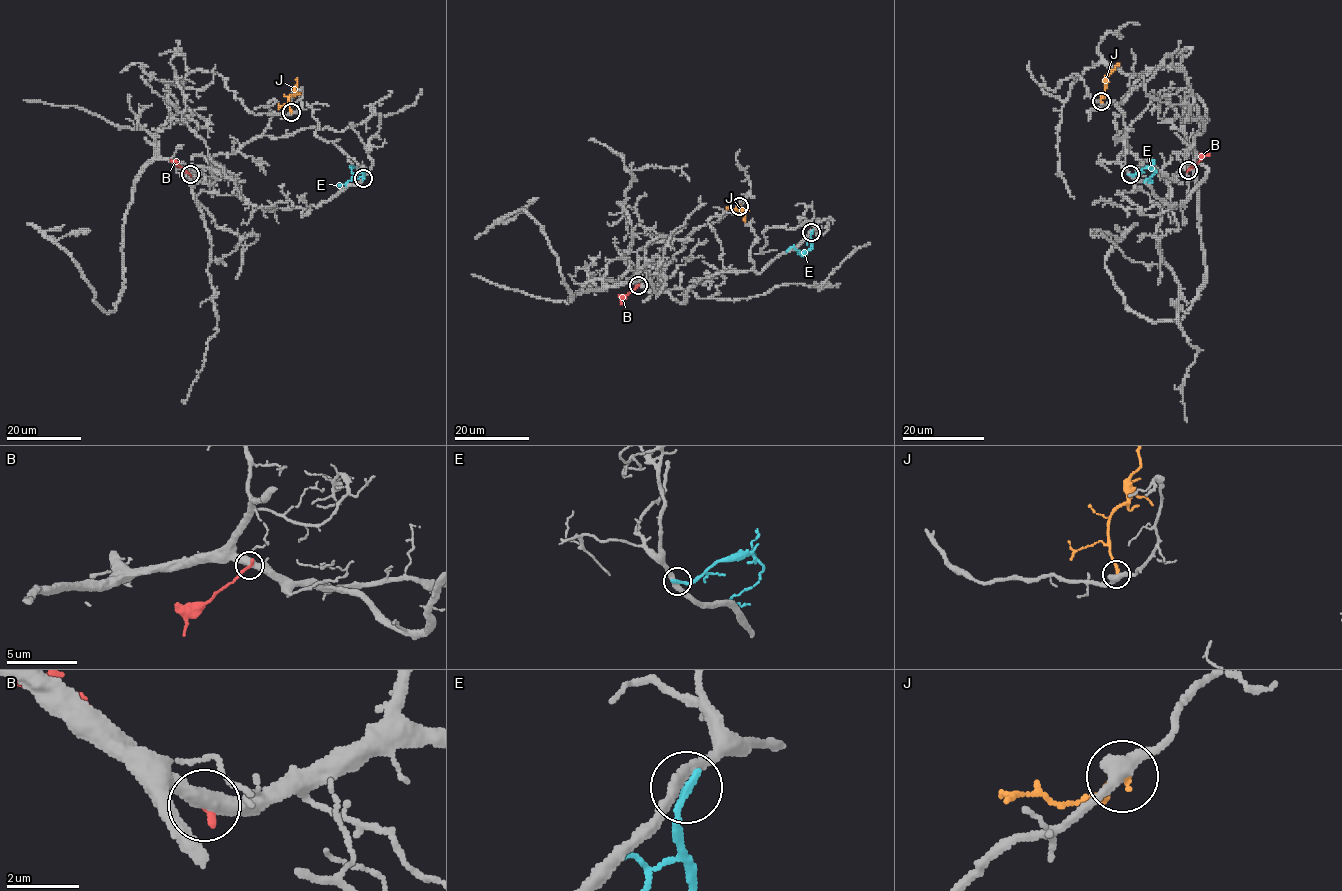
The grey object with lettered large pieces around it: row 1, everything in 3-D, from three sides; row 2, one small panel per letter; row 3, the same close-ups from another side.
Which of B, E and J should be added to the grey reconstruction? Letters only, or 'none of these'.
J

